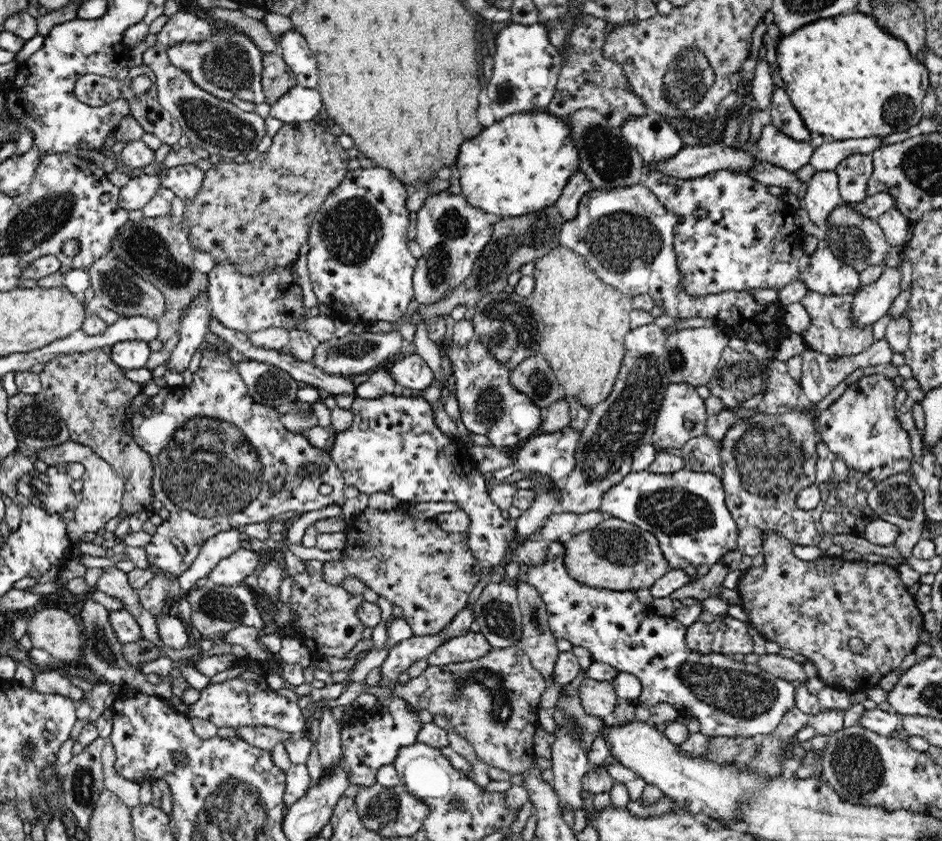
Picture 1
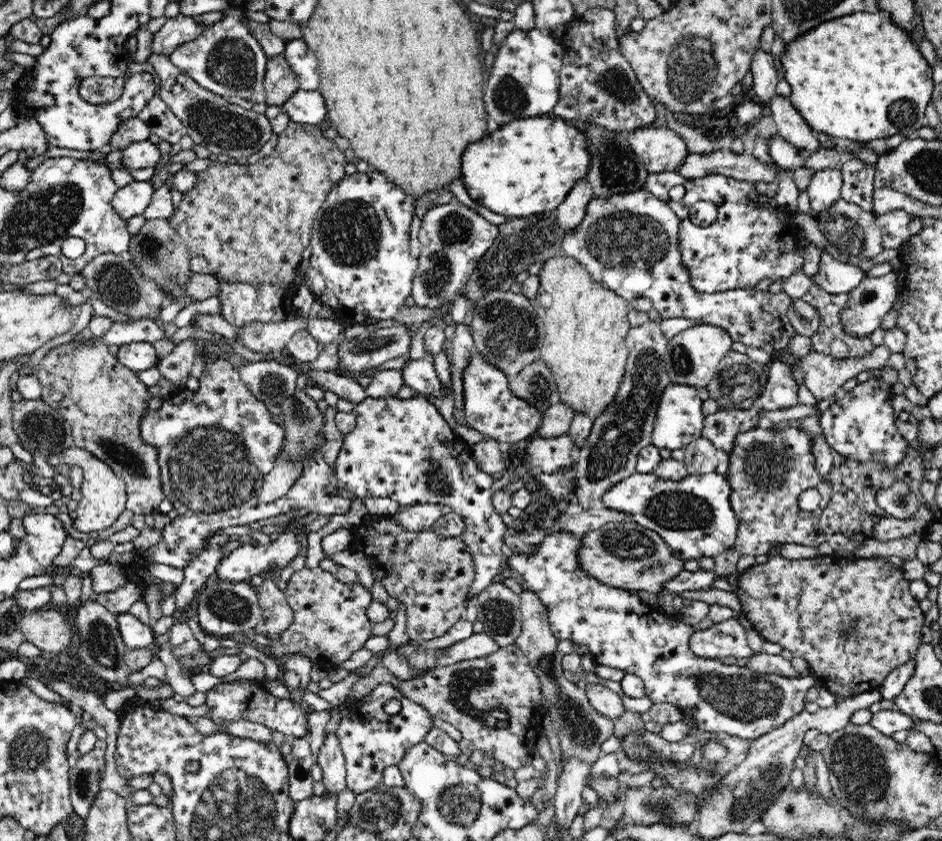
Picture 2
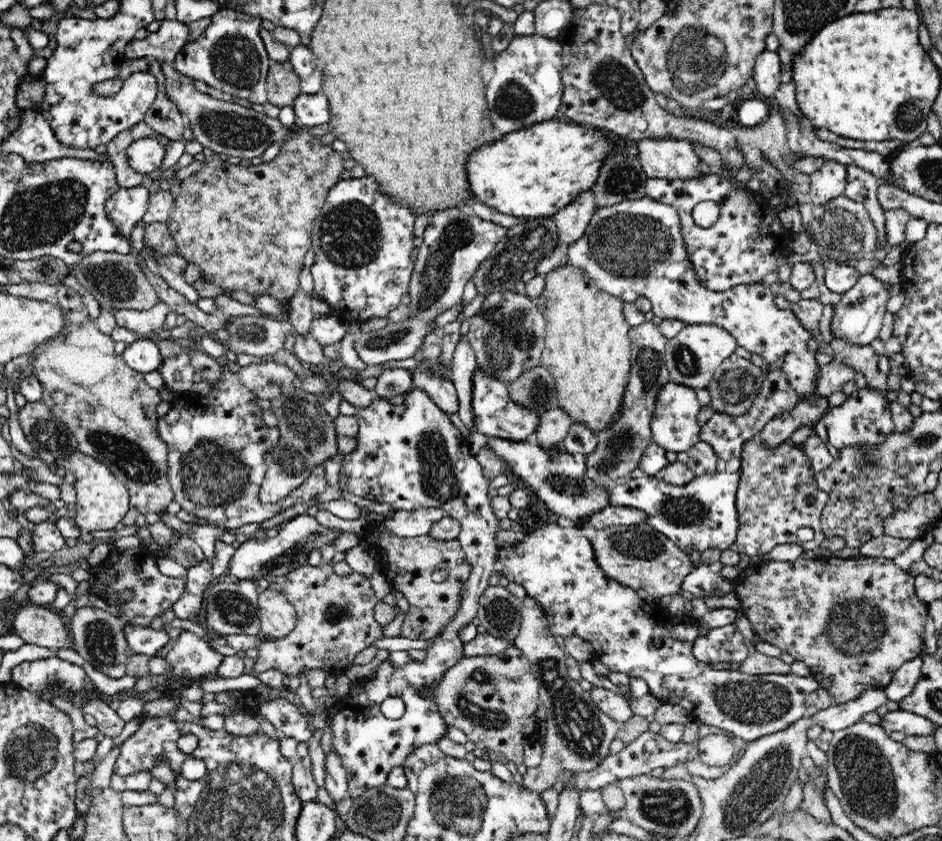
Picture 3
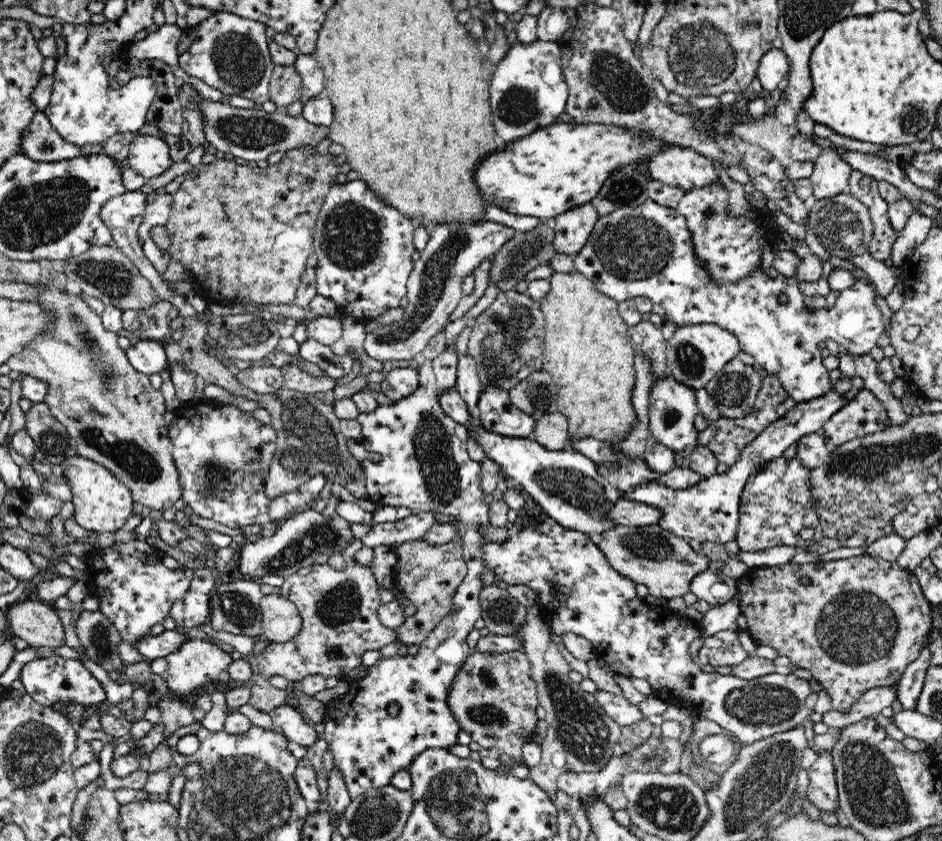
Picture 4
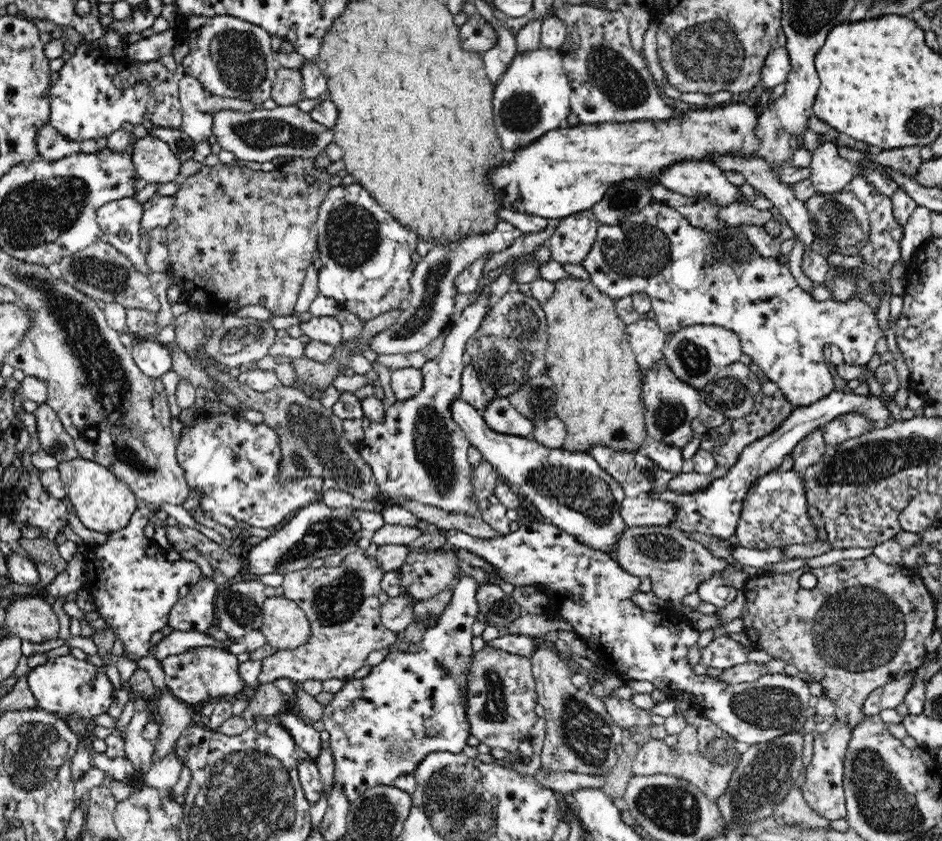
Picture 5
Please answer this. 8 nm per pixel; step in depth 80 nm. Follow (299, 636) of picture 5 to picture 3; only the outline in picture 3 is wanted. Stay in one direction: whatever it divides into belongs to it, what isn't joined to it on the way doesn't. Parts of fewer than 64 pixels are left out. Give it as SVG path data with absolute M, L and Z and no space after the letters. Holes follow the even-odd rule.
M264 590L258 598L260 635L267 640L288 635L296 627L297 615L294 606L281 592Z

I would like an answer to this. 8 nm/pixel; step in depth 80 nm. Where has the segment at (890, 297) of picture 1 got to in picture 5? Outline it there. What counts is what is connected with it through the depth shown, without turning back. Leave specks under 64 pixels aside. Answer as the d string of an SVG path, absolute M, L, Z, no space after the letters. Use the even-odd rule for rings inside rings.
M652 200L644 210L623 216L615 225L600 225L594 244L581 265L594 286L613 301L638 293L647 294L655 310L655 321L665 333L694 325L718 325L735 332L740 338L742 352L760 366L763 379L775 382L794 407L810 406L835 390L824 359L826 344L840 347L846 363L867 366L883 332L876 311L862 297L852 295L845 301L832 297L816 301L812 294L802 290L788 265L781 265L777 258L762 257L750 242L742 248L742 256L725 260L723 240L731 241L732 237L721 236L717 230L710 232L692 226L678 210Z

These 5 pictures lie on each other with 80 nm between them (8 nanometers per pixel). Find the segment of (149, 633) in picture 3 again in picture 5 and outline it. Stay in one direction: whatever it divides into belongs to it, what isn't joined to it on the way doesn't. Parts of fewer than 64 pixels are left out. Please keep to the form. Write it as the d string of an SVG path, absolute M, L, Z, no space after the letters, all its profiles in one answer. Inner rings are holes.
M174 630L172 633L164 635L162 640L149 648L149 654L155 659L161 661L173 654L185 653L190 648L199 646L210 646L218 648L226 648L234 643L233 640L216 640L207 633L195 631L183 632L182 630Z

